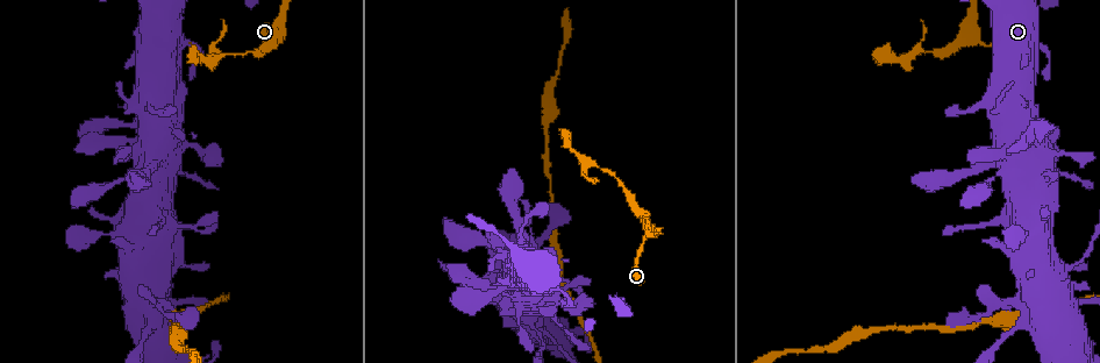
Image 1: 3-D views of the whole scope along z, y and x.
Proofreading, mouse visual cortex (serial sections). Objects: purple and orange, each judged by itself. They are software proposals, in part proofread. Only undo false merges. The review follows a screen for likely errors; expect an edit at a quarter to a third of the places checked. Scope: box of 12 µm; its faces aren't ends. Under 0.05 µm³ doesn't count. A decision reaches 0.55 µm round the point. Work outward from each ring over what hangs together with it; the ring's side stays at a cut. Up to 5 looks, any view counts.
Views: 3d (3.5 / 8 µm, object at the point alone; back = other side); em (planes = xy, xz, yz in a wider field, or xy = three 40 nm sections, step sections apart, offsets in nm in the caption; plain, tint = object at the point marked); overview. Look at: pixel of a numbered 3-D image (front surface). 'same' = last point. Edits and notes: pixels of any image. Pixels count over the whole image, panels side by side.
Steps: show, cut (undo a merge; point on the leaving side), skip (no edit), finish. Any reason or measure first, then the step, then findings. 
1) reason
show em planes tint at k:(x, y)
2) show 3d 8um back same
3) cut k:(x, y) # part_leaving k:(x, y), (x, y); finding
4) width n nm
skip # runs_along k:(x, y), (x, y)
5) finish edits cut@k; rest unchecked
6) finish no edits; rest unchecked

abrupt turn
show 3d 3.5um back at 1:(648, 232)

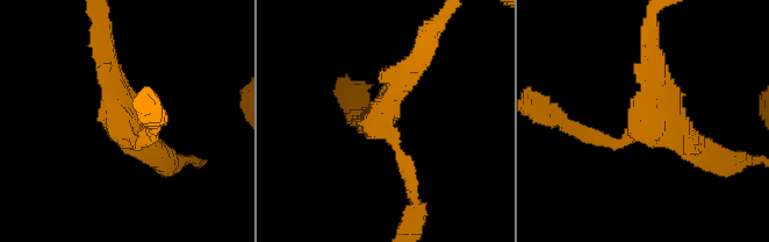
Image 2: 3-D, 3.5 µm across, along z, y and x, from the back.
show em planes plain at 2:(380, 119)

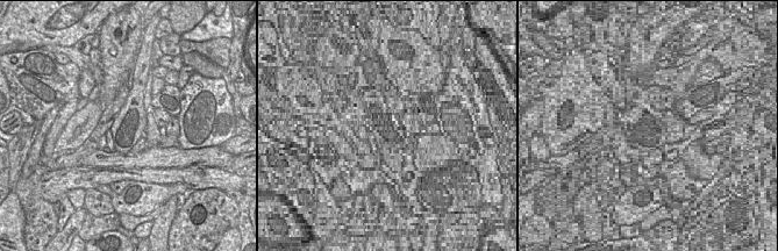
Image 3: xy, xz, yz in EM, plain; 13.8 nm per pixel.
where the object lies
show em planes tint same

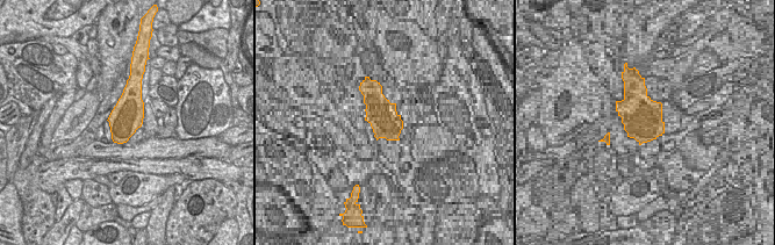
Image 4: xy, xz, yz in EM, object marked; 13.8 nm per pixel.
skip # continuous, no second cell

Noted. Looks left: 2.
branch point
show 3d 8um at 1:(906, 58)

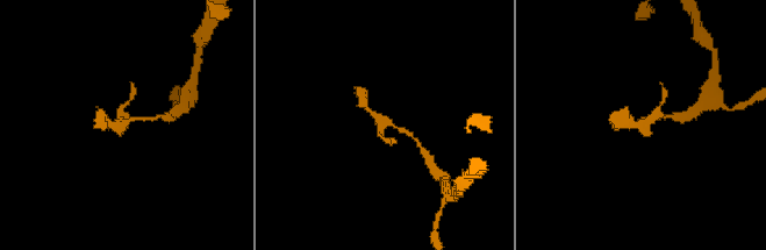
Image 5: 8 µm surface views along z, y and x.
show em xy step 1 tint at 5:(127, 124)

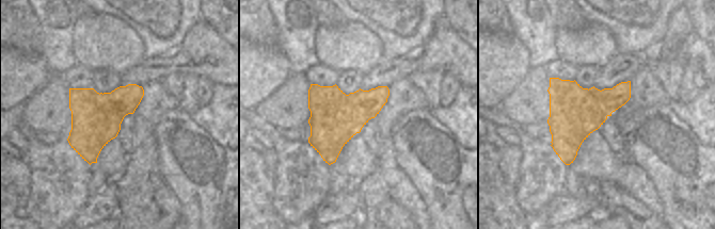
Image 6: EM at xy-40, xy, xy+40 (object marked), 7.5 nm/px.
cut 5:(389, 141) # two cells meet here

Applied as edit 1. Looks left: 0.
finish edits cut@5; rest unchecked

